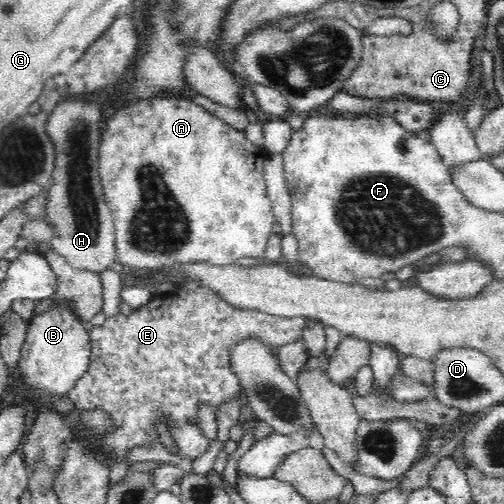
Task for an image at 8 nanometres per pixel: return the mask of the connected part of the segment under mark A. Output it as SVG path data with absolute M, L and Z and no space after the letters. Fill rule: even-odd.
M158 96L152 98L152 102L138 102L134 106L122 108L118 114L114 114L108 120L108 126L105 125L101 132L97 157L101 188L112 213L113 244L115 244L118 267L122 265L122 267L128 266L128 268L148 268L148 270L160 270L172 274L174 268L188 267L189 265L222 267L236 264L240 258L254 258L258 263L264 262L264 250L266 250L269 236L273 234L271 228L275 221L267 197L267 184L263 173L263 164L267 155L267 150L251 143L244 131L232 128L222 118L191 100Z

